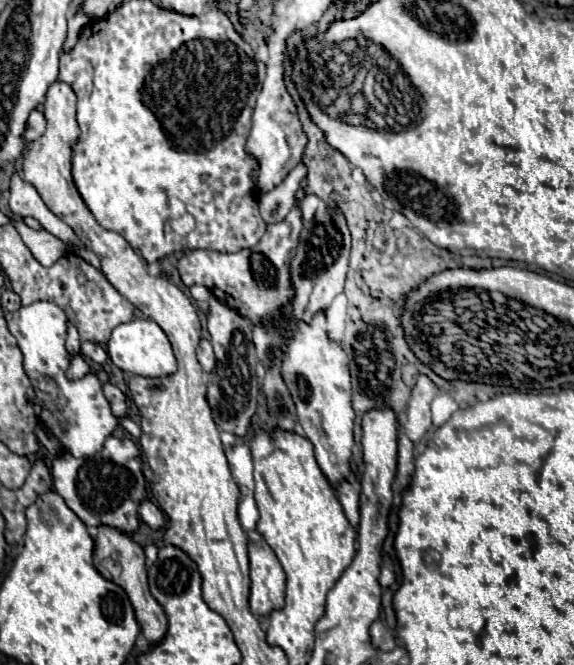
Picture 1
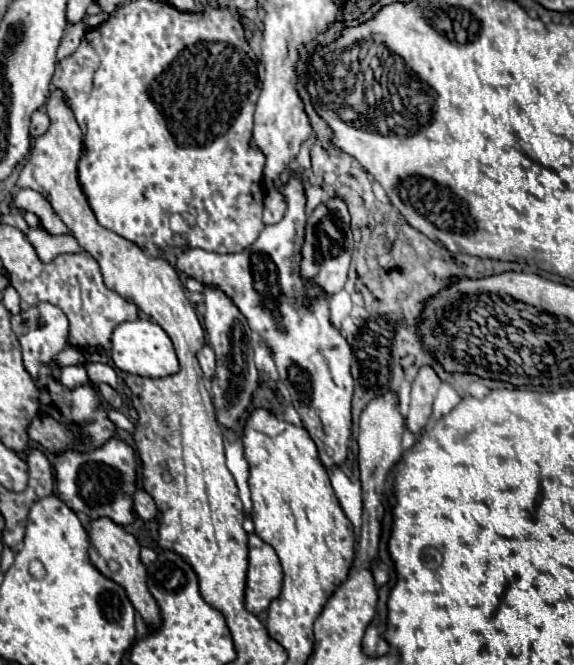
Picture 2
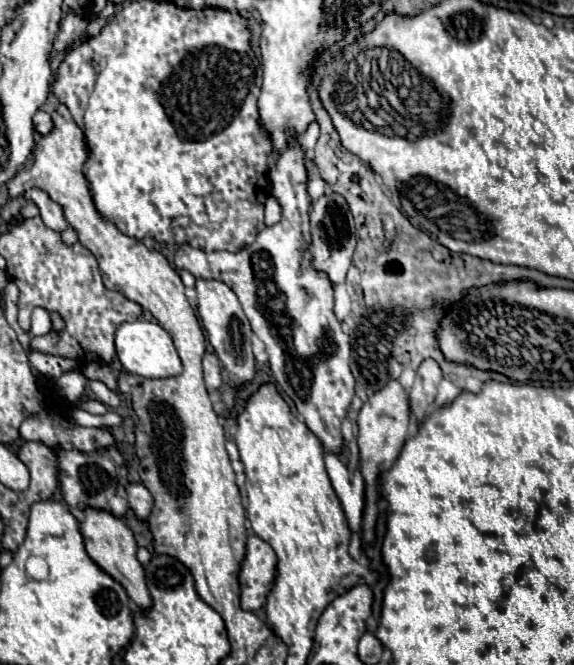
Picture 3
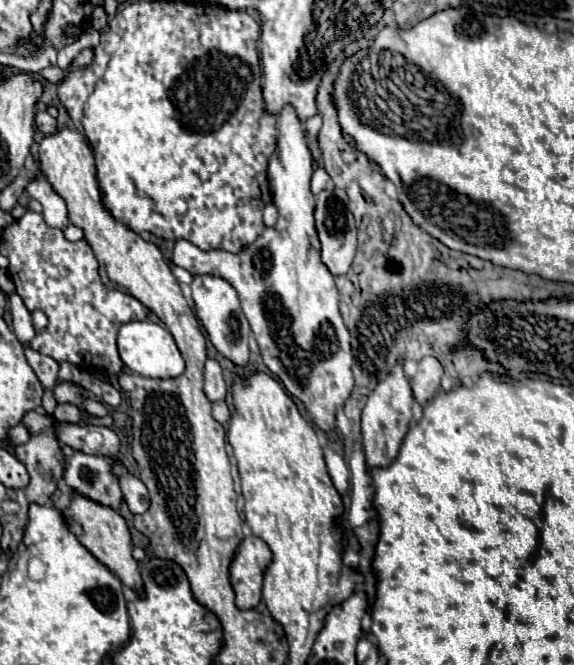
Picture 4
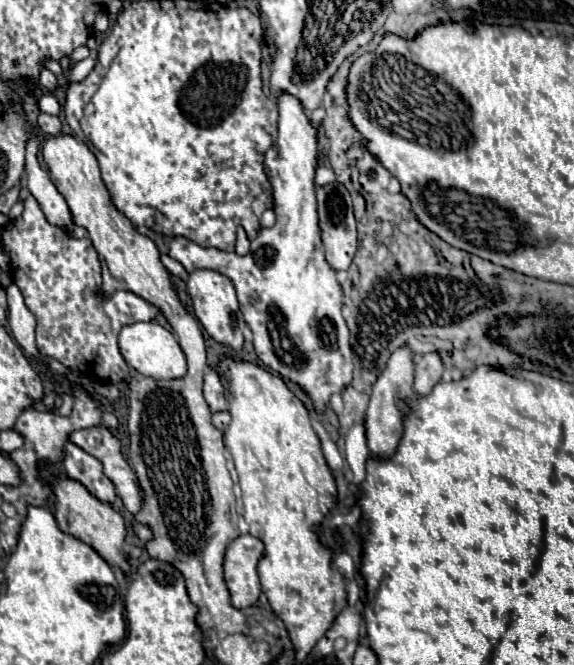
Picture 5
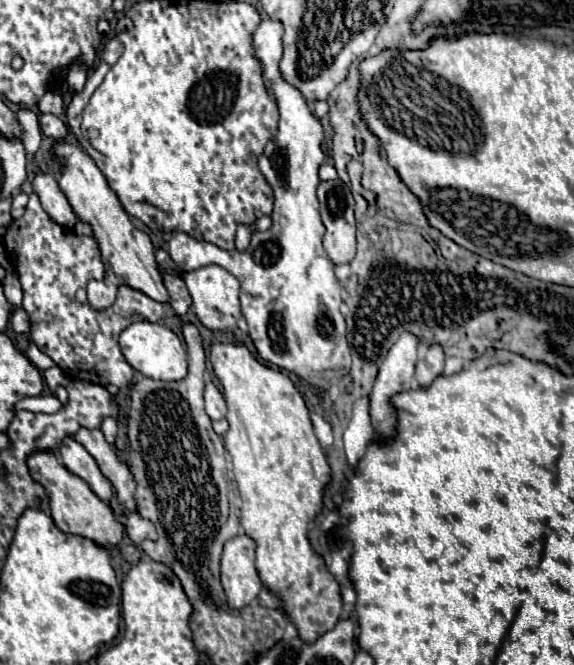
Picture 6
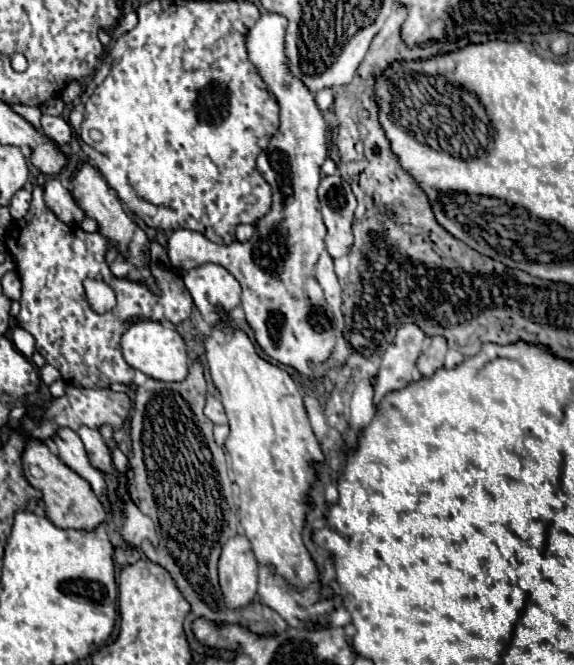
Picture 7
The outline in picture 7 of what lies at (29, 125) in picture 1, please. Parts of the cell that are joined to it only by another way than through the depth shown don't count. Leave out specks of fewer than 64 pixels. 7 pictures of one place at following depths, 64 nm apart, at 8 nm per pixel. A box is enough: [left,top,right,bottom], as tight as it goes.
[42,114,72,144]

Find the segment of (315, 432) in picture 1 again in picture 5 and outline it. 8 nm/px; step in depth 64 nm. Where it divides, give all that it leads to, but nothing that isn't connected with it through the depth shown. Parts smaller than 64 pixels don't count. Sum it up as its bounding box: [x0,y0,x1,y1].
[168,96,352,414]

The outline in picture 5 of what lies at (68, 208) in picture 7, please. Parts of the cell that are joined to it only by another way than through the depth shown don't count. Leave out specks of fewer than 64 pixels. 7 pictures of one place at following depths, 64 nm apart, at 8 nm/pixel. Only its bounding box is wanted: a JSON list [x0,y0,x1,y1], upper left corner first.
[26,136,72,228]

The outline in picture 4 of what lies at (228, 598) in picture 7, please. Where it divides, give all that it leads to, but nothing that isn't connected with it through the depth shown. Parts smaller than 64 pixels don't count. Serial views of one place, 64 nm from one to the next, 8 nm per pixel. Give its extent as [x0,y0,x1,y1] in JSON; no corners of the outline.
[230,536,272,610]

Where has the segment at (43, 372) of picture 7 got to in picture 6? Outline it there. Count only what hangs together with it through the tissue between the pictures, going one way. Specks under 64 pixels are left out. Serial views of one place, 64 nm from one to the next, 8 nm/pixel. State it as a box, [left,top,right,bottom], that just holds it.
[44,366,70,394]

